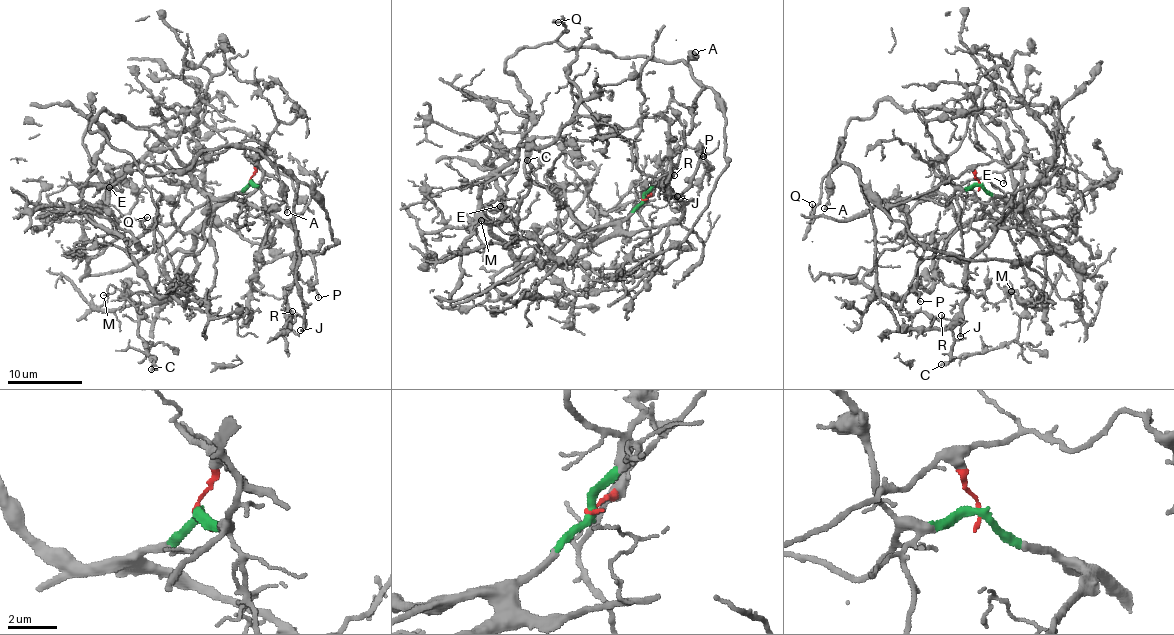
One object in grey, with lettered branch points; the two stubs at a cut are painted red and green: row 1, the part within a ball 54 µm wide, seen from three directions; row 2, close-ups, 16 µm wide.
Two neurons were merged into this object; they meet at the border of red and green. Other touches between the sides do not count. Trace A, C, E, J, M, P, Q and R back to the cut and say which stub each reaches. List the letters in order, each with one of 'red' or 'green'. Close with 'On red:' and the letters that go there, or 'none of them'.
A: green
C: green
E: red
J: green
M: green
P: green
Q: green
R: green
On red: E

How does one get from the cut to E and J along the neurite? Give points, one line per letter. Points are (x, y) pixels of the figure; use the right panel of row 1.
E: (979, 185), (979, 165), (1047, 160), (1064, 132), (1018, 204), (964, 224), (937, 190), (942, 176), (1004, 182)
J: (979, 185), (1012, 203), (1000, 227), (966, 266), (960, 336)

